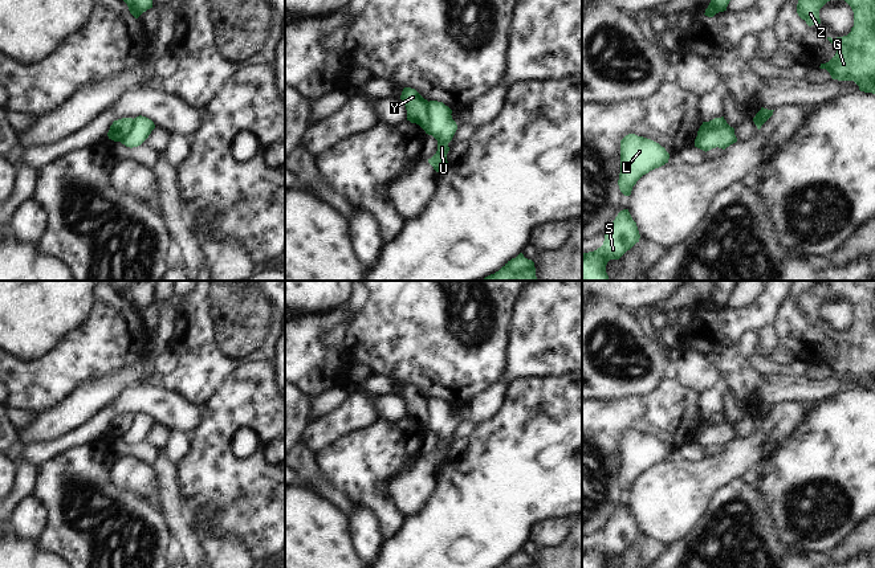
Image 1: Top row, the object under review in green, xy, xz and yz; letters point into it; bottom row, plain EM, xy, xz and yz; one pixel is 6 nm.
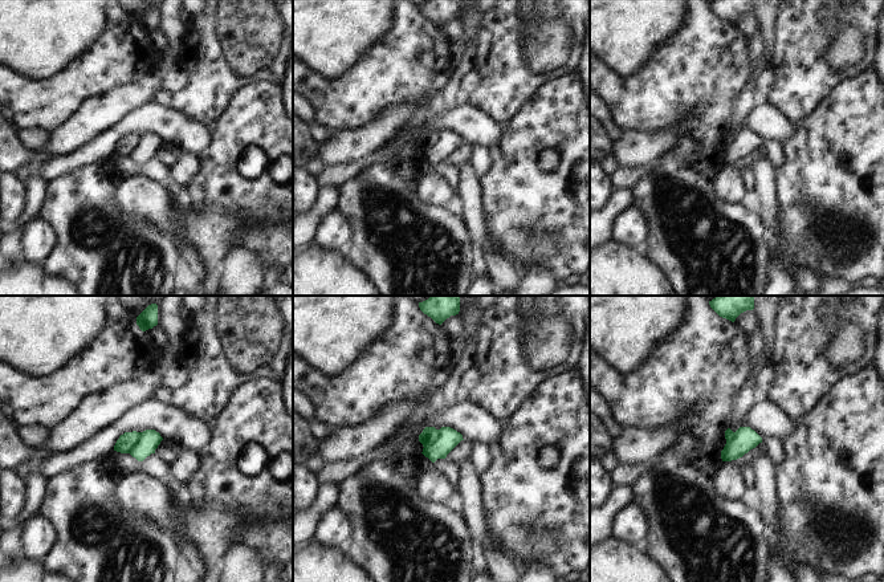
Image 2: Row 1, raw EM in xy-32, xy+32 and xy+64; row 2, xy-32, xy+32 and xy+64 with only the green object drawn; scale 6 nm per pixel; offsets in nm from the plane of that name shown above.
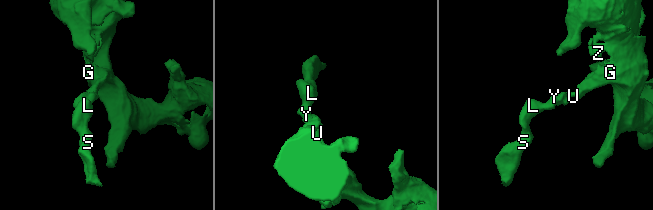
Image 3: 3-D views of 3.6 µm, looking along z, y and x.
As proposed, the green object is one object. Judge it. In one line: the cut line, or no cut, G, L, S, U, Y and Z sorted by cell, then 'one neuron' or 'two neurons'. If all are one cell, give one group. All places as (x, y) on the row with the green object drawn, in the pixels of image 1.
cut xz (428, 102), (426, 106), (426, 126), (423, 129); groups G U Z / L S Y; two neurons

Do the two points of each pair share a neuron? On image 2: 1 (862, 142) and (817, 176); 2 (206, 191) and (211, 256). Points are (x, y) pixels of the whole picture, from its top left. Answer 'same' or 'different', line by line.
1: same
2: different

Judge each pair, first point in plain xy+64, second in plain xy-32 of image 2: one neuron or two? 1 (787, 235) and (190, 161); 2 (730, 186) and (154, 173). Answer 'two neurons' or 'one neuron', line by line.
1: two neurons
2: two neurons

